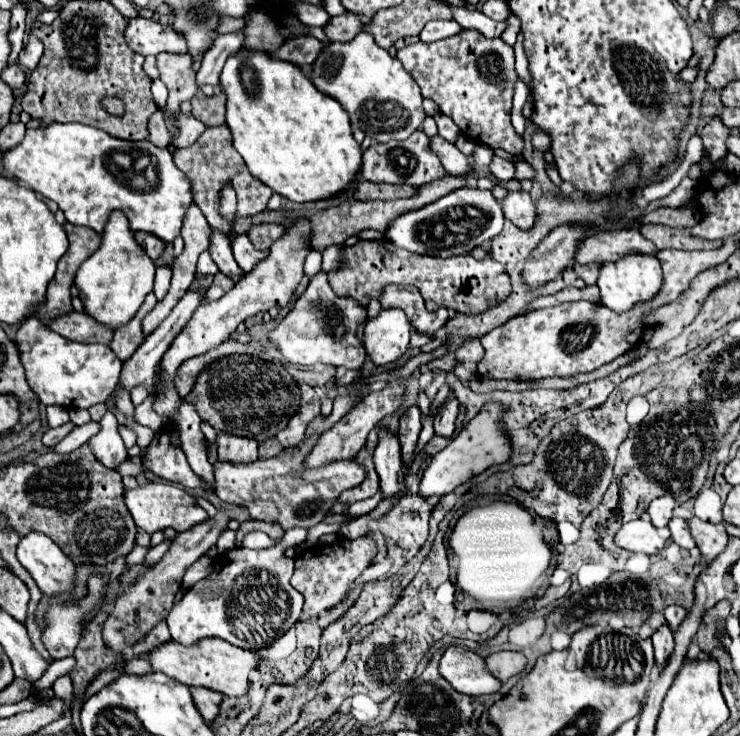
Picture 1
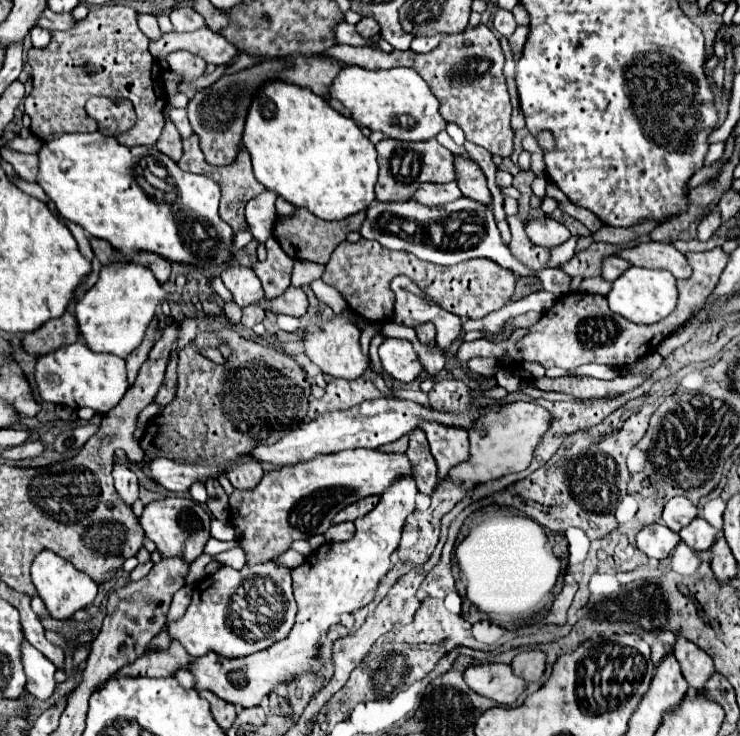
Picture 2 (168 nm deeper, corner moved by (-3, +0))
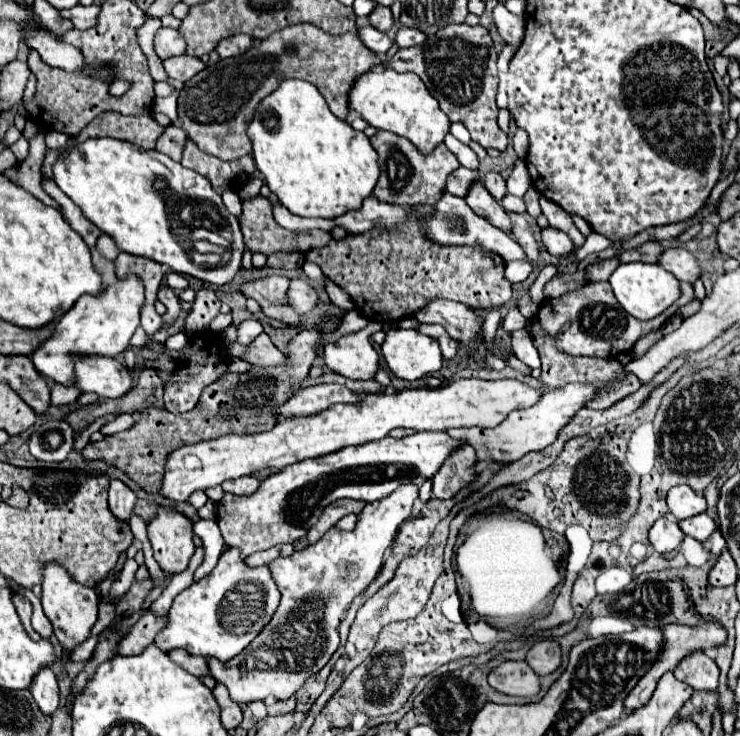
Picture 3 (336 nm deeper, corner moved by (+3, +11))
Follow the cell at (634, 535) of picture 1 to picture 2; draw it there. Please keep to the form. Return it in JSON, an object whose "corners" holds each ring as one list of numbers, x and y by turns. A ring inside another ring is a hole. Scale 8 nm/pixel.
{"corners":[[662,523,646,525,636,535,636,547,642,553,646,553,648,557,656,557,656,559,668,557,672,553,672,549,678,545,678,541,680,541,678,533,670,531]]}

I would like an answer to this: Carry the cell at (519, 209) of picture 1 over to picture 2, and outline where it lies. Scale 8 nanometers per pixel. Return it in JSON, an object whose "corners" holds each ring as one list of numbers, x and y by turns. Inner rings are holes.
{"corners":[[552,217,528,219,524,223,524,229,526,229,526,235,532,239,532,243,544,245,550,249,564,243,570,237,570,231,560,221,556,221]]}

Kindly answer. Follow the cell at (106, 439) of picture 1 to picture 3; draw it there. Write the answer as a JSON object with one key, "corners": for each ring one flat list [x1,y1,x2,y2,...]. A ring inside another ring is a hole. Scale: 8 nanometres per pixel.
{"corners":[[112,480,110,482,110,512,120,520,120,522,128,522,132,512,134,512,134,504,136,504,136,494,120,480]]}

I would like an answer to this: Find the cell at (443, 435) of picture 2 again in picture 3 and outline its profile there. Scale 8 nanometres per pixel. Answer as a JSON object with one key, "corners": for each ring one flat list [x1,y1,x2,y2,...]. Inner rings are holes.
{"corners":[[464,446,460,452,454,452,440,472,432,478,434,484,434,498,446,500,454,498,464,486,472,484,478,476,476,472,476,452,472,446]]}

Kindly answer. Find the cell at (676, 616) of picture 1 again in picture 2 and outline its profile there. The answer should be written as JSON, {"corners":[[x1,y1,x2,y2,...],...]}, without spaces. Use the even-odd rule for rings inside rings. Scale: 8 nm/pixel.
{"corners":[[676,631,674,635,676,635,674,655,682,667,682,673,688,681,690,689,694,689,694,691,704,689,706,679,714,673,712,657,706,651,702,651,700,647,696,647,694,643,690,643,680,631]]}

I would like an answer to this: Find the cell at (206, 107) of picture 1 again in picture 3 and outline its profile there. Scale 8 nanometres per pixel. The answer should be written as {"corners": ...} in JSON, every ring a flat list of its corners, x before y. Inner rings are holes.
{"corners":[[312,24,288,26,254,44,244,56,208,64,192,80,184,82,184,88,178,96,178,120,198,148,204,148,204,152,222,160,238,160,252,152,252,142,246,130,254,118,256,106,268,96,268,92,276,90,282,80,300,78,312,82,326,98,332,114,340,120,346,120,354,82,380,64,380,58,362,44,358,30,332,36]]}

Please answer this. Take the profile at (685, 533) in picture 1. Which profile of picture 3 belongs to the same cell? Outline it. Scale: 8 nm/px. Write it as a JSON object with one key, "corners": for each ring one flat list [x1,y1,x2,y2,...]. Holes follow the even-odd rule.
{"corners":[[696,514,692,518,682,520,680,522,680,528,682,528,684,534,696,538,698,542,704,542,704,540,710,538,710,534,714,532,716,524,714,524,714,520,708,514]]}

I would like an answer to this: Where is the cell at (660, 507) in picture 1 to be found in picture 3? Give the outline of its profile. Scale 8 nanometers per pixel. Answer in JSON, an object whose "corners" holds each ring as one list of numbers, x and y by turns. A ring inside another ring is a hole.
{"corners":[[676,486,668,492,668,508,678,520,684,520,706,512,706,500,688,486]]}

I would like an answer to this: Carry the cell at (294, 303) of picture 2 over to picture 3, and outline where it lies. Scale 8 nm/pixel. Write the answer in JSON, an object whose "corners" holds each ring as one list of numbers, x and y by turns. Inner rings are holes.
{"corners":[[292,280,290,282,288,298,290,298,292,306,296,308,296,312,300,312,300,314,310,312,318,304,316,290,308,282,302,282,302,280]]}

